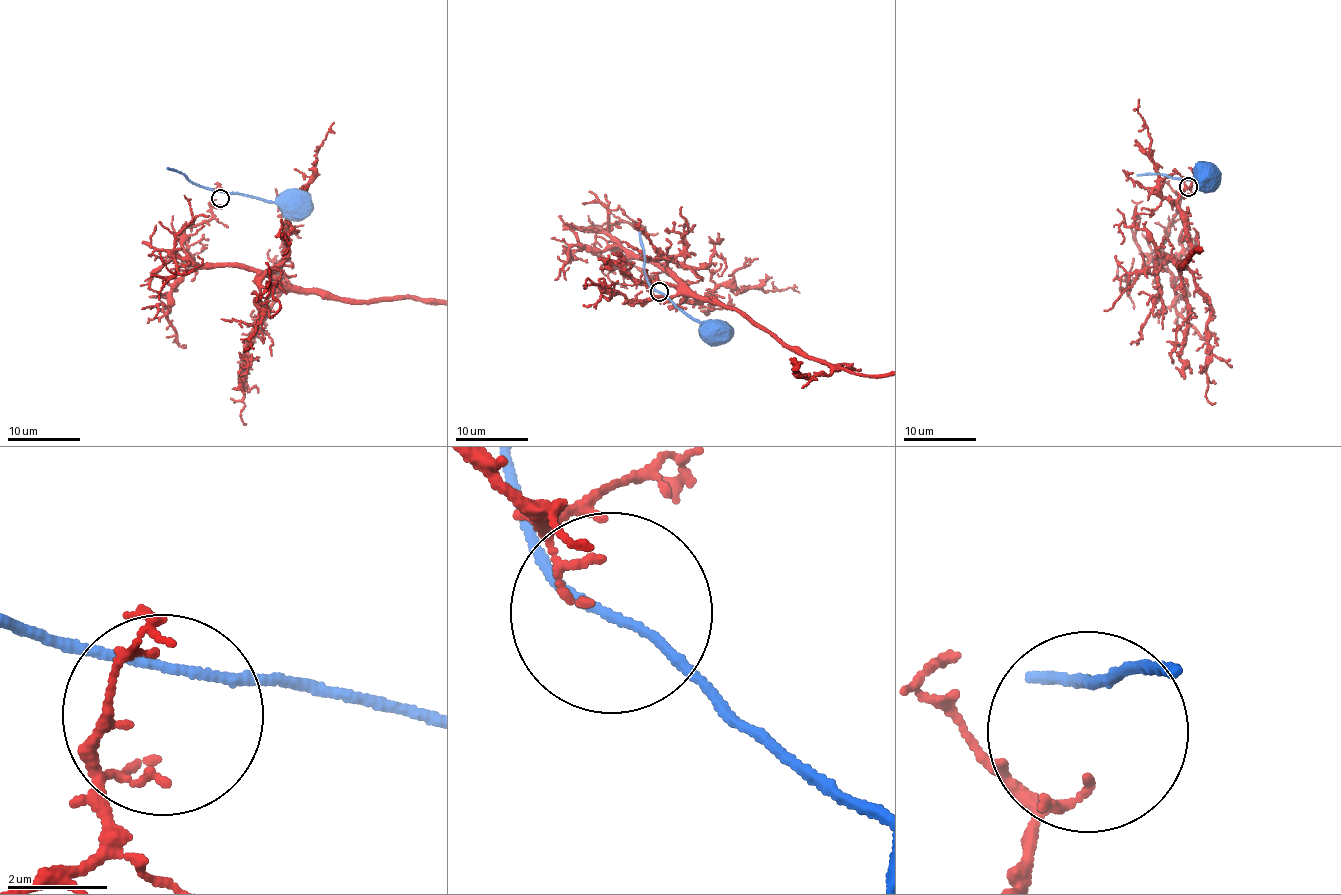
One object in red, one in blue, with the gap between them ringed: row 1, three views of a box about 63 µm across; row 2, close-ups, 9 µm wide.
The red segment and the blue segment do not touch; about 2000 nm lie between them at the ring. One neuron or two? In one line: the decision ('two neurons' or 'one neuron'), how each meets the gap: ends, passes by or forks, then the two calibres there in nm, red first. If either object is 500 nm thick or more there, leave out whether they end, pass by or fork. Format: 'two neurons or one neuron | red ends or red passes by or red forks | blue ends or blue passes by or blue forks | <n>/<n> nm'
two neurons | red ends | blue passes by | 130/160 nm

